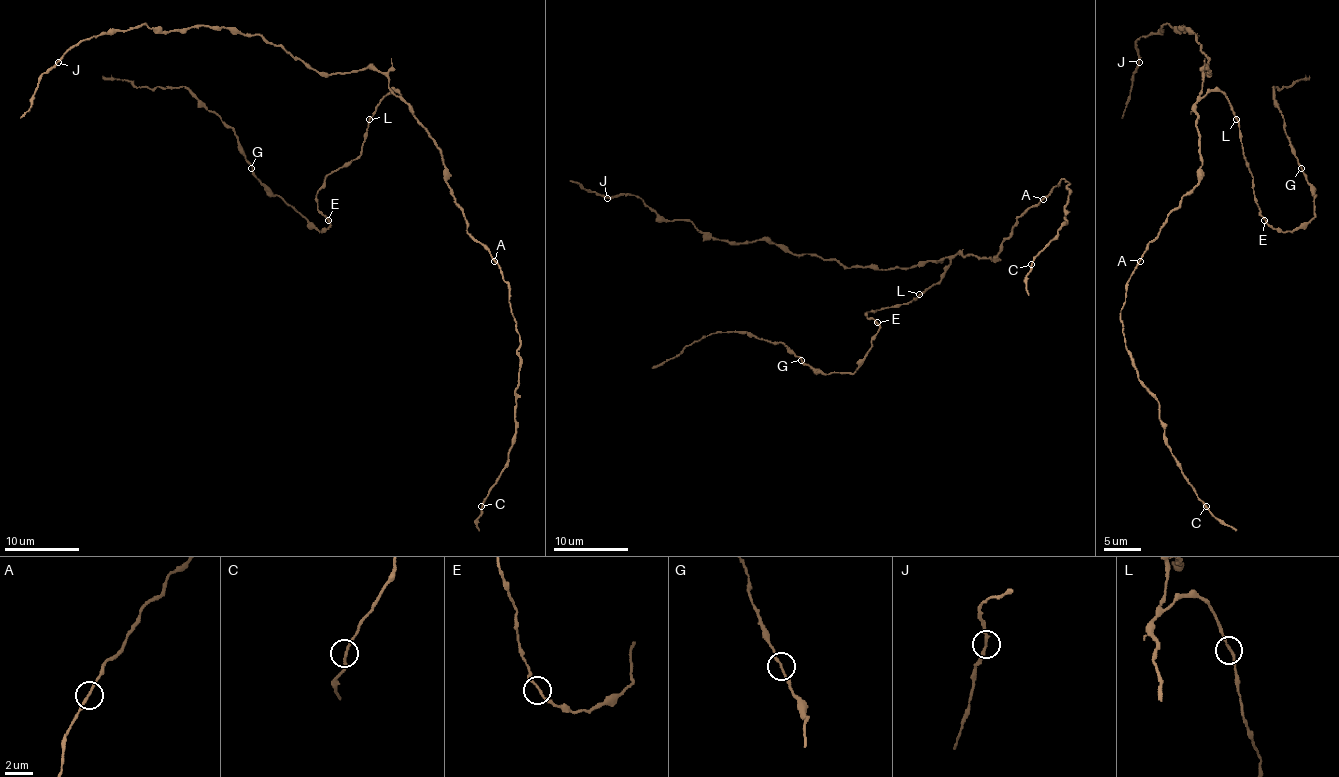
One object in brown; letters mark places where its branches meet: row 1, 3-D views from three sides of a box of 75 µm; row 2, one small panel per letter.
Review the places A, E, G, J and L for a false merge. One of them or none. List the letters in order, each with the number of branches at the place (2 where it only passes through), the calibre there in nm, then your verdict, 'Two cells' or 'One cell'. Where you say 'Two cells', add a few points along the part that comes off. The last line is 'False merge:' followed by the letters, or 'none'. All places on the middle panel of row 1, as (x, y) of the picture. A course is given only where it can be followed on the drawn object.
A: Branches: 2. Thickness 170 nm. One cell
E: Branches: 2. Thickness 170 nm. One cell
G: Branches: 2. Thickness 170 nm. One cell
J: Branches: 2. Thickness 190 nm. One cell
L: Branches: 2. Thickness 160 nm. One cell
False merge: none

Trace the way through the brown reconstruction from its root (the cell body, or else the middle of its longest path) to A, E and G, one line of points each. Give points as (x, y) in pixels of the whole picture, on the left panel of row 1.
A: (403, 99), (440, 151), (444, 179), (466, 218), (466, 229), (494, 261)
E: (403, 99), (395, 91), (382, 99), (369, 121), (362, 153), (326, 177), (317, 194), (317, 209), (328, 220)
G: (403, 99), (395, 91), (382, 99), (362, 153), (326, 177), (317, 194), (330, 222), (322, 231), (251, 168)

